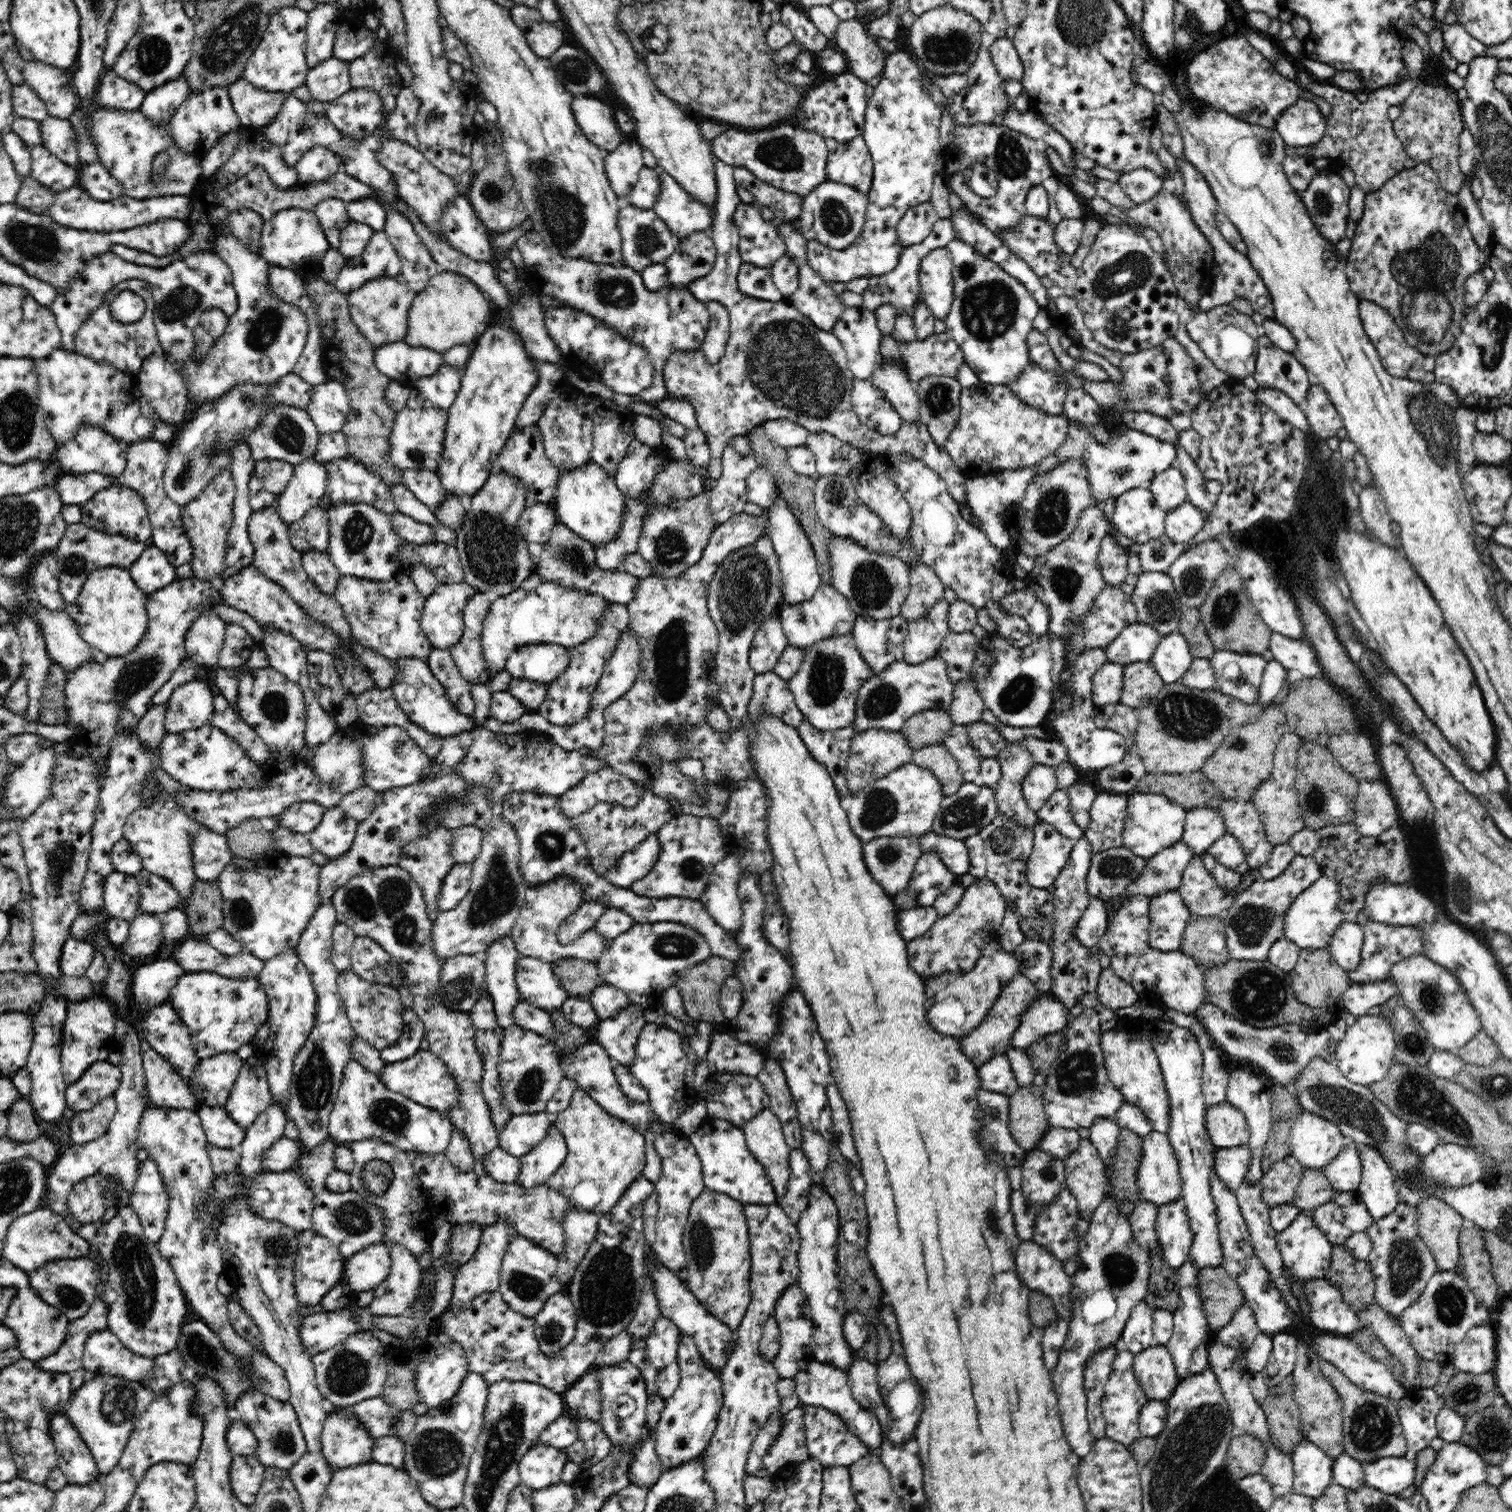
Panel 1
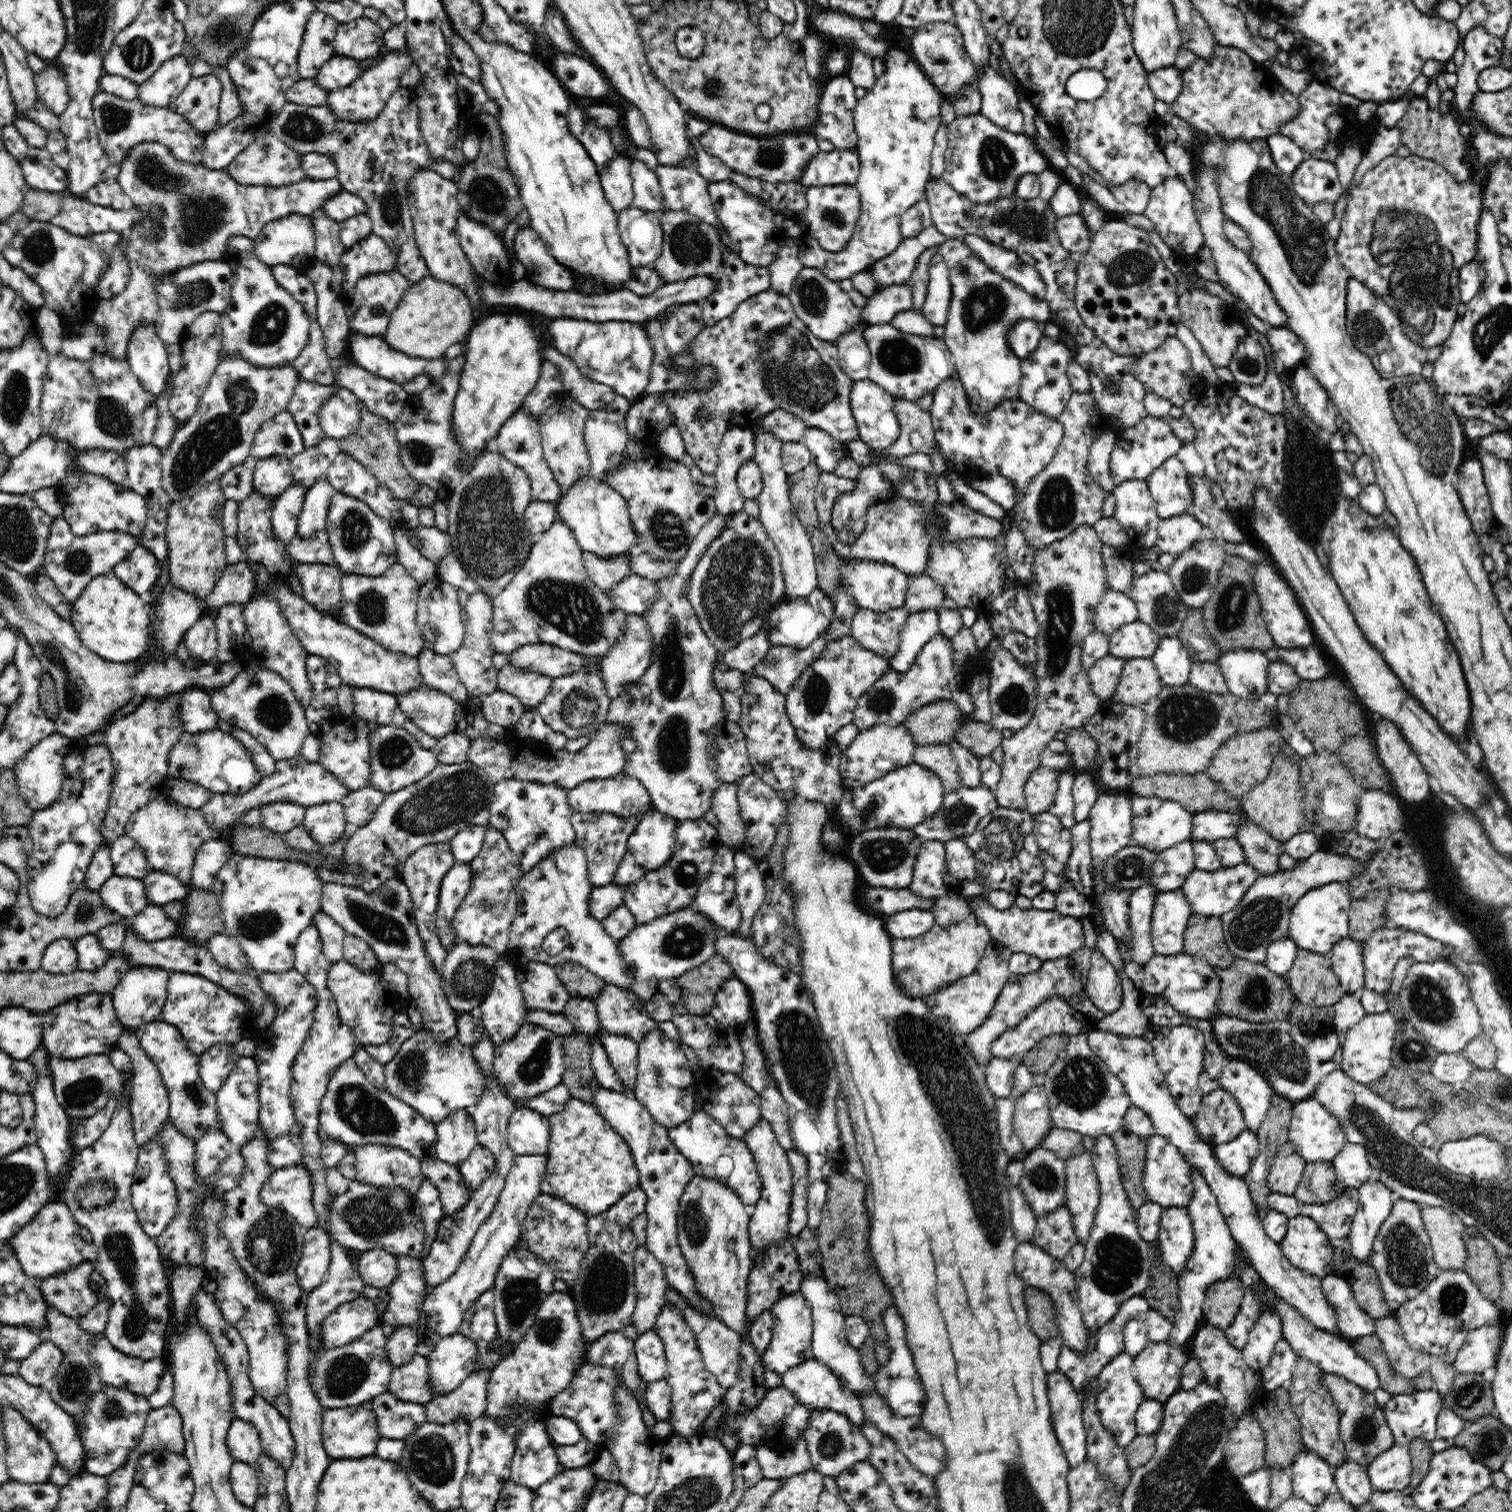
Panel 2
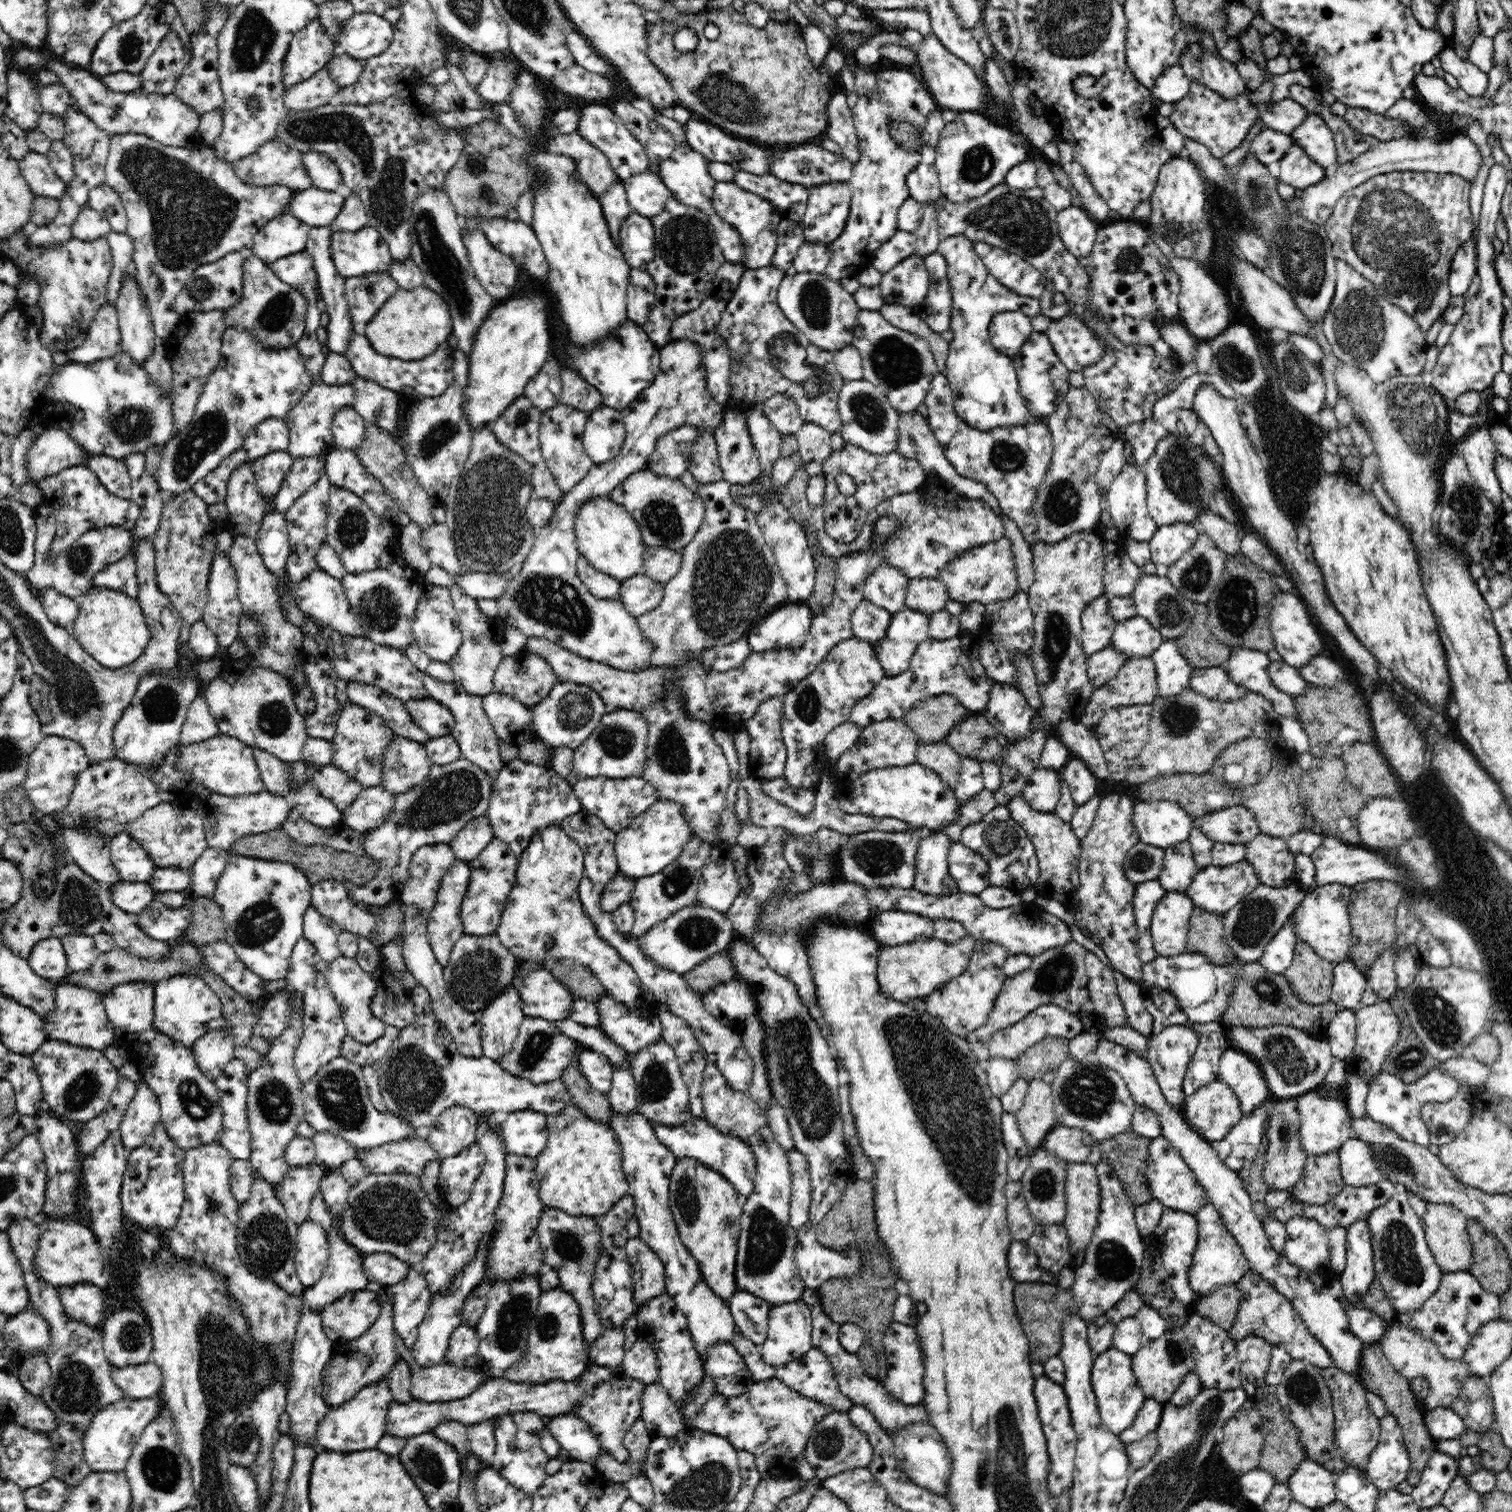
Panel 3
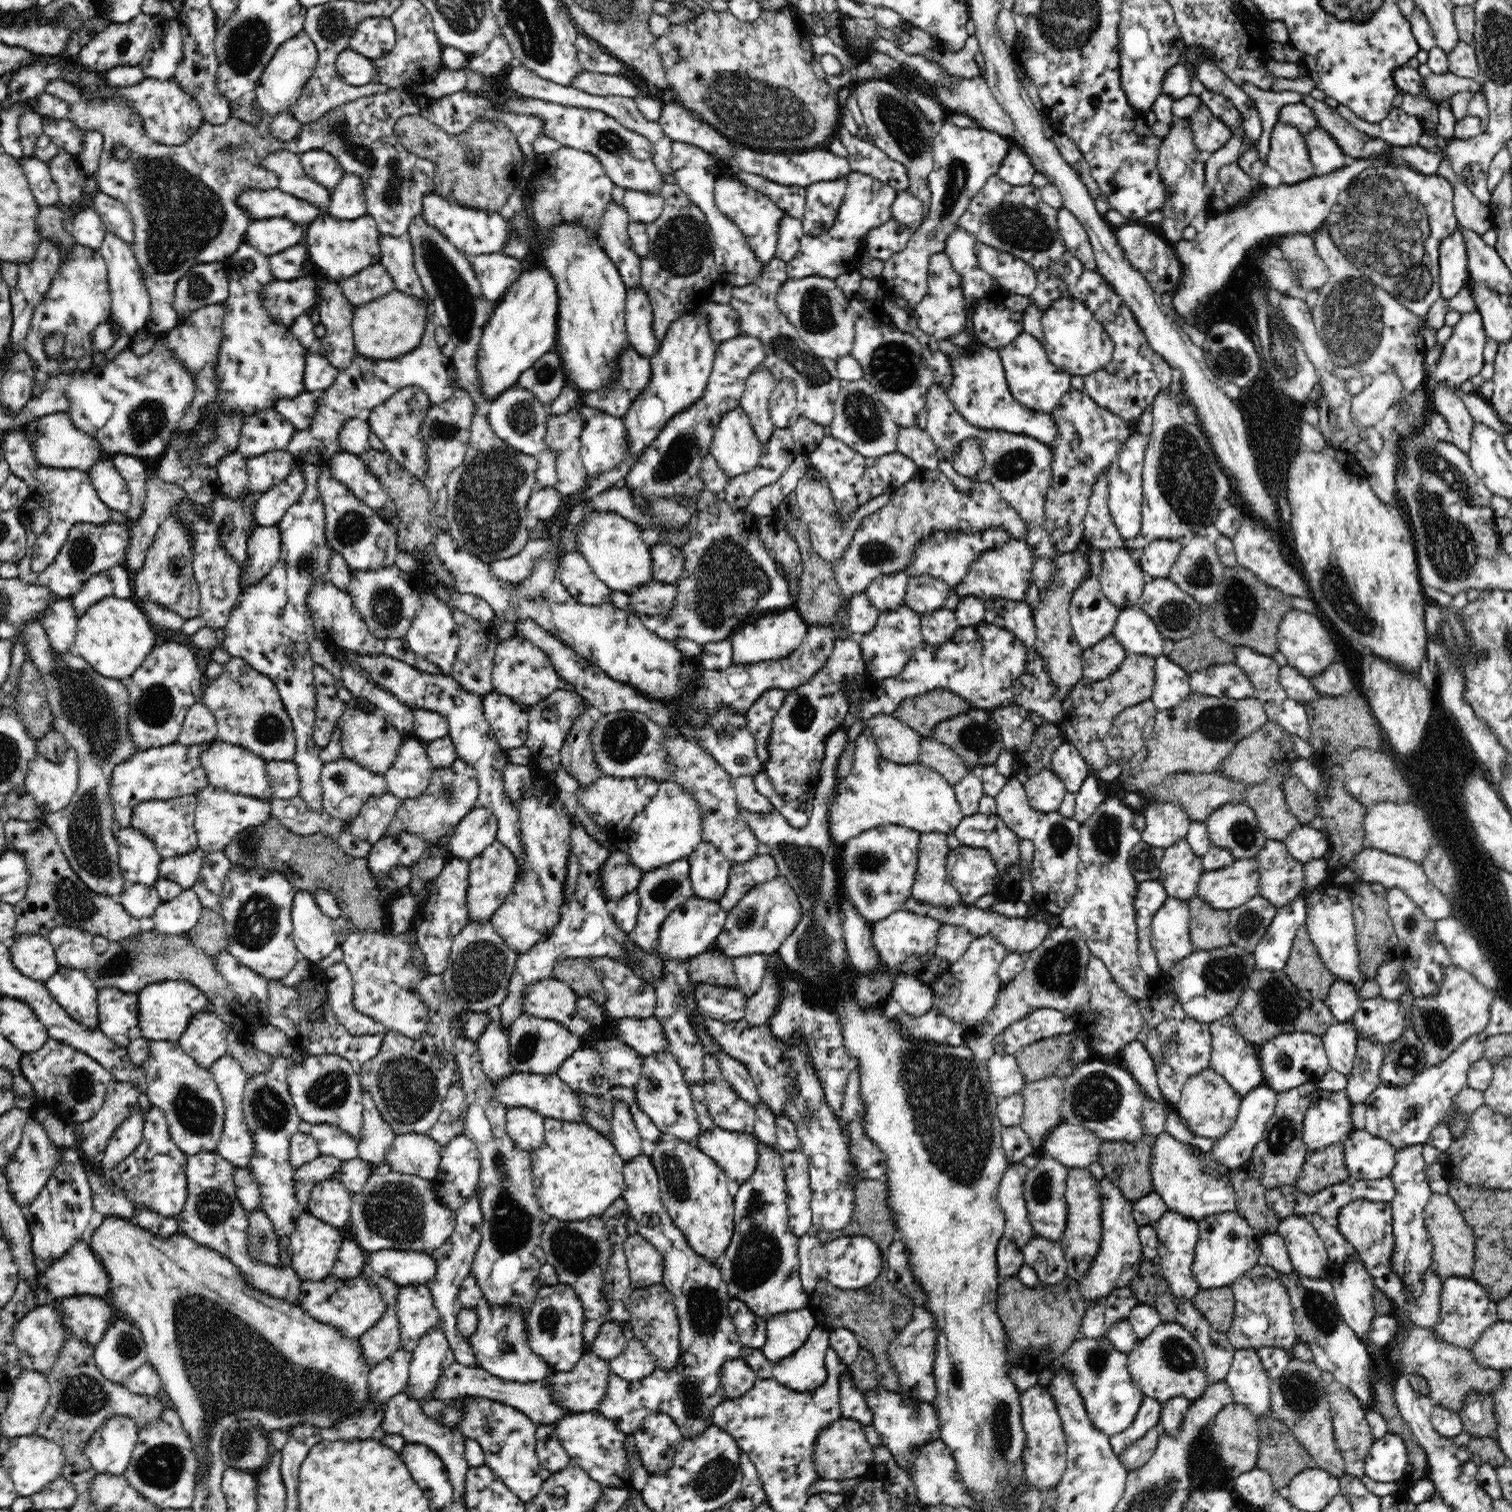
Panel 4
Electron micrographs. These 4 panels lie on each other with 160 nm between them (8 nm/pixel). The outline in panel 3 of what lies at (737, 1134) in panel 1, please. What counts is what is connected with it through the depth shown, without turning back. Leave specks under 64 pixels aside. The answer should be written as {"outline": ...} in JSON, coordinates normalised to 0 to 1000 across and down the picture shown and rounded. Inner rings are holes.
{"outline":[[[458,739],[454,745],[442,745],[431,741],[433,753],[446,765],[451,765],[456,767],[460,767],[467,771],[468,773],[476,776],[479,778],[488,790],[494,792],[499,784],[500,777],[500,766],[498,761],[491,753],[488,753],[478,749],[476,749],[472,745],[470,745],[466,740]]]}

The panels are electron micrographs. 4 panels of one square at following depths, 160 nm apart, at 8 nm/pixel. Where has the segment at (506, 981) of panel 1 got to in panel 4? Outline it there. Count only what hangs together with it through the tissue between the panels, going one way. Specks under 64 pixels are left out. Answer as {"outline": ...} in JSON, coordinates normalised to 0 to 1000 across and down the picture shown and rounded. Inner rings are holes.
{"outline":[[[325,676],[315,687],[315,690],[319,708],[325,718],[340,710],[337,700],[335,681],[332,681],[329,676]]]}

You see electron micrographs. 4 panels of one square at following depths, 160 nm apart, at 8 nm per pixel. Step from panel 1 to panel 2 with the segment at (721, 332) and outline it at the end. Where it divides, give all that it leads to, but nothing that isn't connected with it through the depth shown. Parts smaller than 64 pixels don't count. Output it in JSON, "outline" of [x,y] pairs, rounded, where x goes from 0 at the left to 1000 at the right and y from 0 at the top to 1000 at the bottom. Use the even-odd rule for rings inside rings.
{"outline":[[[483,167],[479,169],[478,177],[479,179],[473,187],[473,192],[470,193],[470,194],[463,200],[465,212],[467,216],[471,216],[474,212],[483,208],[490,200],[495,198],[495,197],[499,196],[499,194],[505,193],[510,189],[509,177],[501,177],[493,175],[493,173],[489,171],[485,167]]]}

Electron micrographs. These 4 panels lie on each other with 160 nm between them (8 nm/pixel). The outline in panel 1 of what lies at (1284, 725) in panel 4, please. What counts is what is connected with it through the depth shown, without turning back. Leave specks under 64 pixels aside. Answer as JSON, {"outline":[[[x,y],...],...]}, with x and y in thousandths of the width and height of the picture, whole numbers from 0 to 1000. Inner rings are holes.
{"outline":[[[807,430],[801,438],[807,458],[823,466],[833,464],[835,447],[839,439],[835,433]]]}

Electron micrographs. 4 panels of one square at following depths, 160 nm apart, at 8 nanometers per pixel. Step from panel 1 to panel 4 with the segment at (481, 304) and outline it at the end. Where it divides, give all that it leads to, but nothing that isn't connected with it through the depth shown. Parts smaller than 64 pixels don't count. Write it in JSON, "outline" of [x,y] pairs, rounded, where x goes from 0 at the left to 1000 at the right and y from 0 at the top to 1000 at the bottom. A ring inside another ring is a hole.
{"outline":[[[262,191],[254,196],[234,202],[233,223],[235,234],[249,238],[258,238],[272,233],[278,228],[282,214],[282,203],[278,199]]]}

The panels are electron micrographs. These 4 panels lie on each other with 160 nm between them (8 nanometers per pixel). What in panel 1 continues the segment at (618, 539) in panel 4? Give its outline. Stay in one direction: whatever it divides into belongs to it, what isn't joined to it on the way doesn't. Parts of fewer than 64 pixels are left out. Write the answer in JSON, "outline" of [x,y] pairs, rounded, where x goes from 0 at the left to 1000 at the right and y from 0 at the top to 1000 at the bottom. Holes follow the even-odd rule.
{"outline":[[[391,305],[386,309],[371,312],[368,325],[365,331],[369,345],[374,347],[392,362],[406,358],[412,347],[415,331],[408,323],[405,314]]]}

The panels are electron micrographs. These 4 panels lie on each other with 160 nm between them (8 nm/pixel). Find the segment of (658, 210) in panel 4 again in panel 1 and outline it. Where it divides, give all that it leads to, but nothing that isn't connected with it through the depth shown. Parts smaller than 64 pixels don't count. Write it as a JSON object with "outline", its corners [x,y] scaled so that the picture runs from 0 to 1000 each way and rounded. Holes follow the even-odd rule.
{"outline":[[[425,111],[422,120],[412,133],[424,139],[432,139],[437,127],[436,116],[431,111]]]}

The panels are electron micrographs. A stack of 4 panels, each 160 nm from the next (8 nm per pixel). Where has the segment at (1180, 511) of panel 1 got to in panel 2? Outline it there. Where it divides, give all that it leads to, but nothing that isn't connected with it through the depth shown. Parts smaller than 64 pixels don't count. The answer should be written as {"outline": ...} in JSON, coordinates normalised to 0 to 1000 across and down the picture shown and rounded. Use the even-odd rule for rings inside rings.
{"outline":[[[783,339],[778,342],[768,343],[764,360],[768,365],[777,368],[788,362],[797,354],[797,348],[788,341]]]}

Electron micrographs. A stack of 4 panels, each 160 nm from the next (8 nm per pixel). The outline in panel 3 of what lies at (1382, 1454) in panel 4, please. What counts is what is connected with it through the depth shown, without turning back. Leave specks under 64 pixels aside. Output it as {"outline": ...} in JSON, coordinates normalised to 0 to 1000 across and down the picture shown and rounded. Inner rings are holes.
{"outline":[[[921,936],[913,939],[913,951],[903,971],[903,975],[913,987],[921,985],[933,976],[932,960],[927,945]]]}

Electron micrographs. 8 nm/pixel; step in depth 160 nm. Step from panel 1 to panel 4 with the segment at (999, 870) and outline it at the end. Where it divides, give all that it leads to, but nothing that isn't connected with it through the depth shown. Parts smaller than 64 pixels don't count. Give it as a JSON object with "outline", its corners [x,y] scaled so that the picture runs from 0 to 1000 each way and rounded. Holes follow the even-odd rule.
{"outline":[[[647,537],[643,540],[637,540],[630,552],[638,560],[653,561],[656,567],[658,567],[661,579],[667,571],[675,571],[675,554],[665,546],[660,538],[652,539]]]}

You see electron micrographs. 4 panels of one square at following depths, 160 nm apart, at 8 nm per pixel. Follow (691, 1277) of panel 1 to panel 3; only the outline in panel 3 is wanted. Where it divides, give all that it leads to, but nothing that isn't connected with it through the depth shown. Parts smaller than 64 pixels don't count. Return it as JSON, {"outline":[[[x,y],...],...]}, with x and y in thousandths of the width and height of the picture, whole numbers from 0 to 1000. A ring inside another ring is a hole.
{"outline":[[[456,765],[448,765],[442,782],[443,802],[452,825],[462,834],[464,843],[468,851],[480,860],[488,854],[485,847],[485,837],[492,795],[493,792],[488,790],[484,782],[476,776]],[[486,882],[483,888],[485,892],[492,897],[492,901],[497,909],[497,912],[501,913],[513,911],[513,903],[508,902],[504,897],[503,890],[493,886],[491,882]]]}

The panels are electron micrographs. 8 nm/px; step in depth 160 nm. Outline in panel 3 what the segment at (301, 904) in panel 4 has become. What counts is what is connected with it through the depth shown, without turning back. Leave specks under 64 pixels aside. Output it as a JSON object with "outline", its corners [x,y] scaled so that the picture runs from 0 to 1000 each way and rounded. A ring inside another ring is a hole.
{"outline":[[[208,599],[202,602],[200,619],[209,626],[209,630],[216,638],[226,632],[224,623],[226,615],[225,612],[213,606]]]}

